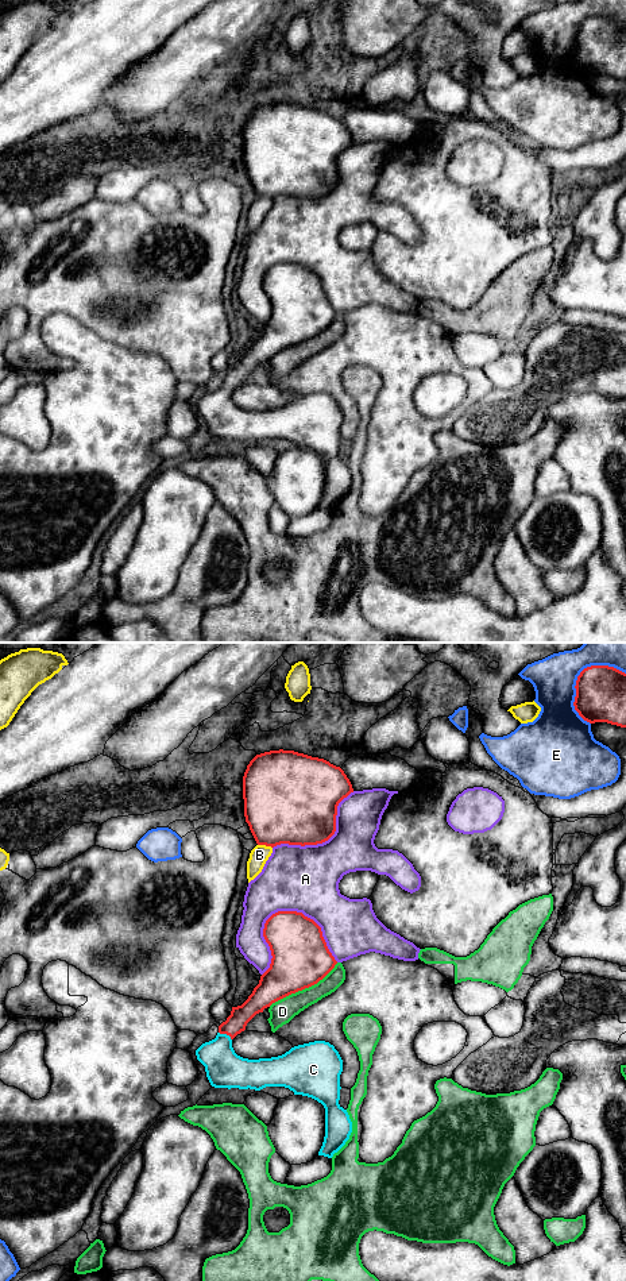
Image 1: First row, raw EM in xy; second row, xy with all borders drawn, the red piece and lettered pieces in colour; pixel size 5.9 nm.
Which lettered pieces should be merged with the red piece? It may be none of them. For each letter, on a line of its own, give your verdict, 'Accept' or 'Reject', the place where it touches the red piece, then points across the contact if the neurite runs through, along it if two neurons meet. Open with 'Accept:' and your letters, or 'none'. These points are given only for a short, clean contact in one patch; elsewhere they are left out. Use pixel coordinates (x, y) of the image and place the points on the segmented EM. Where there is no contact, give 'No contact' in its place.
Accept: C
A: Reject. Touches red at xy (309, 918)
B: Reject. Touches red at xy (265, 844)
C: Accept. Touches red at xy (225, 1033). Path across: xy (240, 1015), (225, 1033), (224, 1068)
D: Reject. Touches red at xy (302, 988)
E: Reject. Touches red at xy (578, 678)

